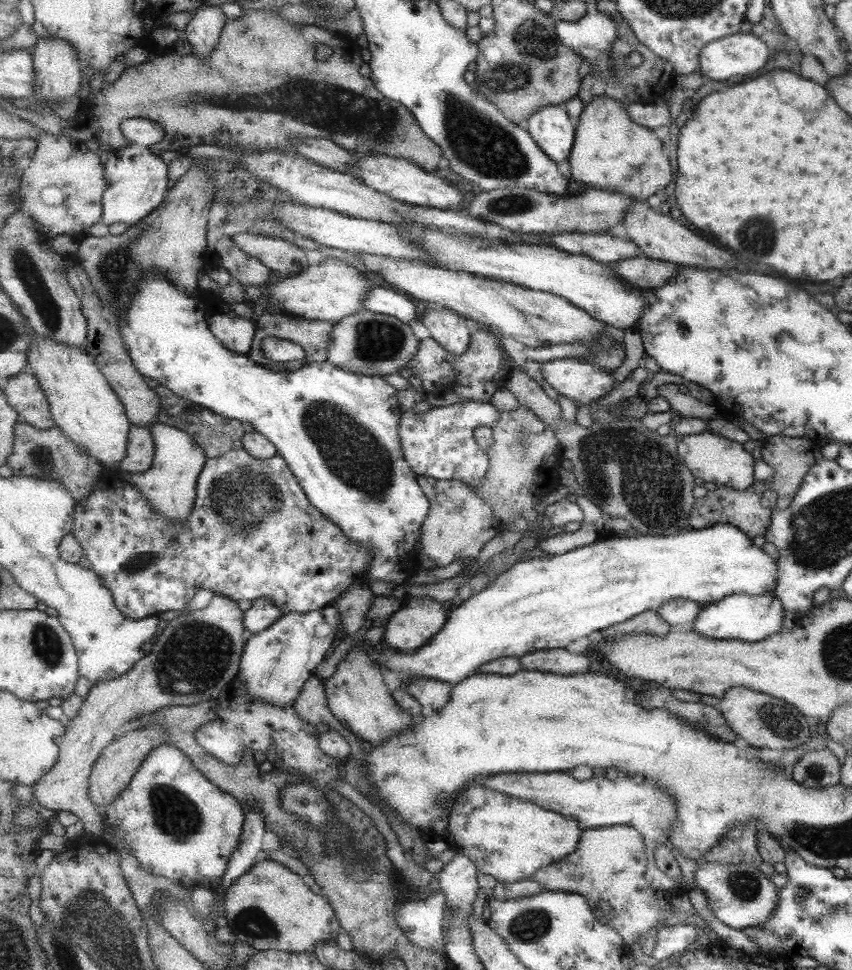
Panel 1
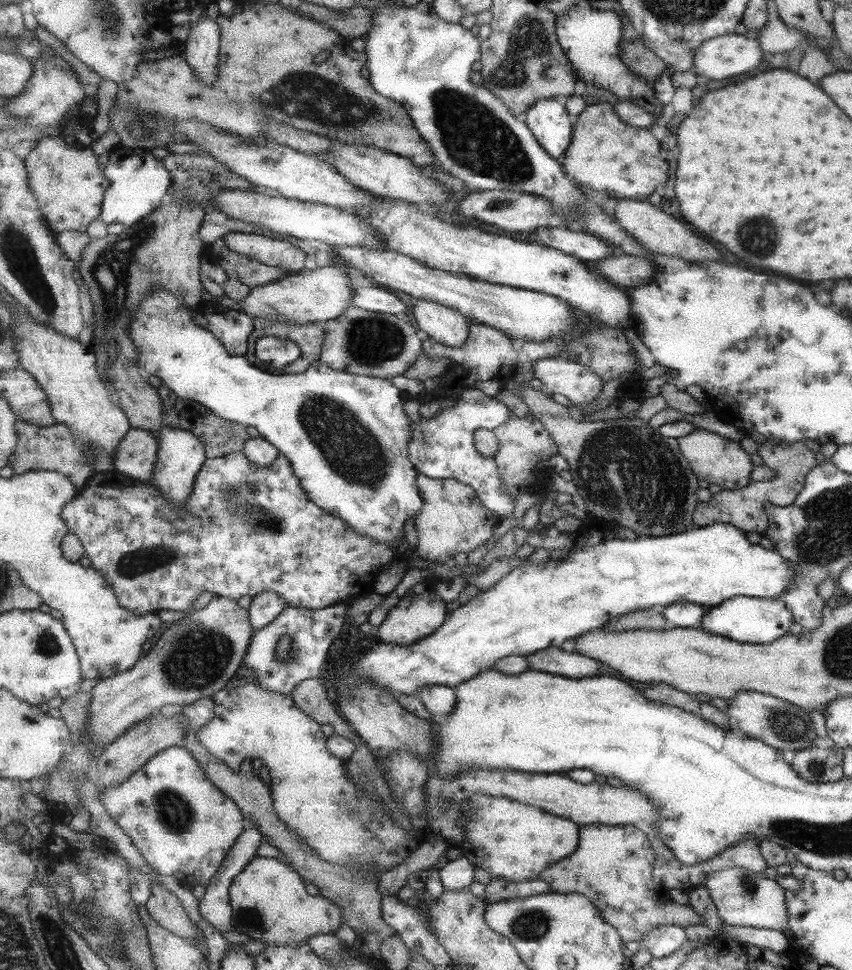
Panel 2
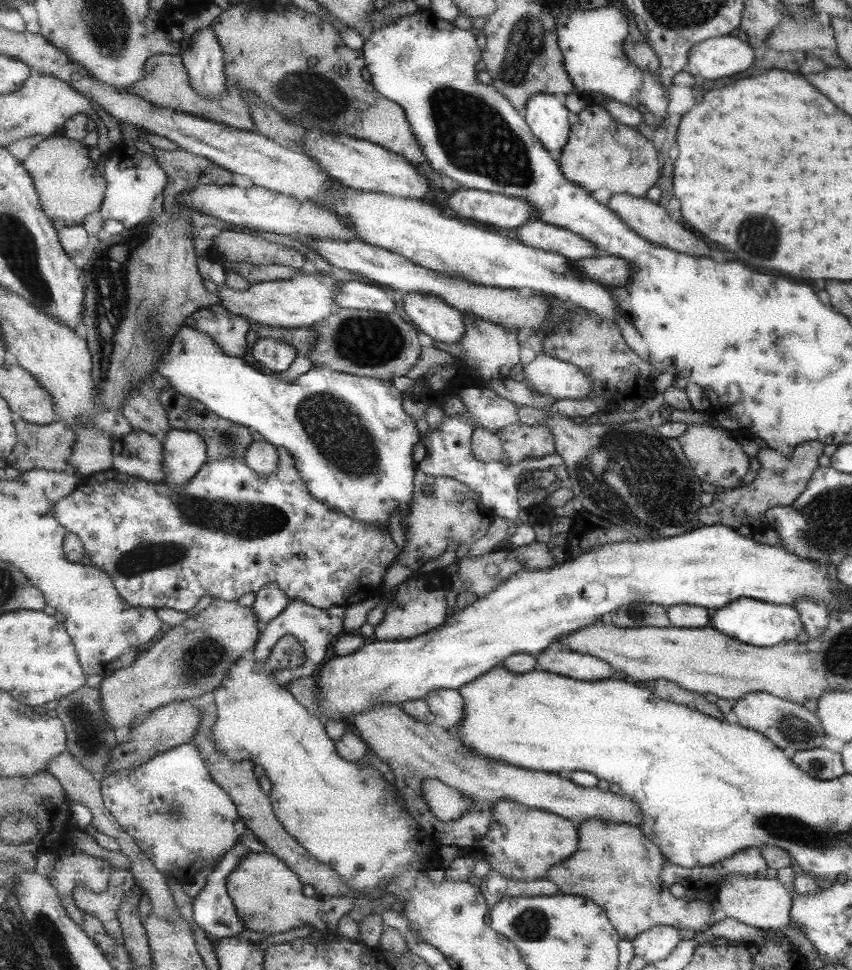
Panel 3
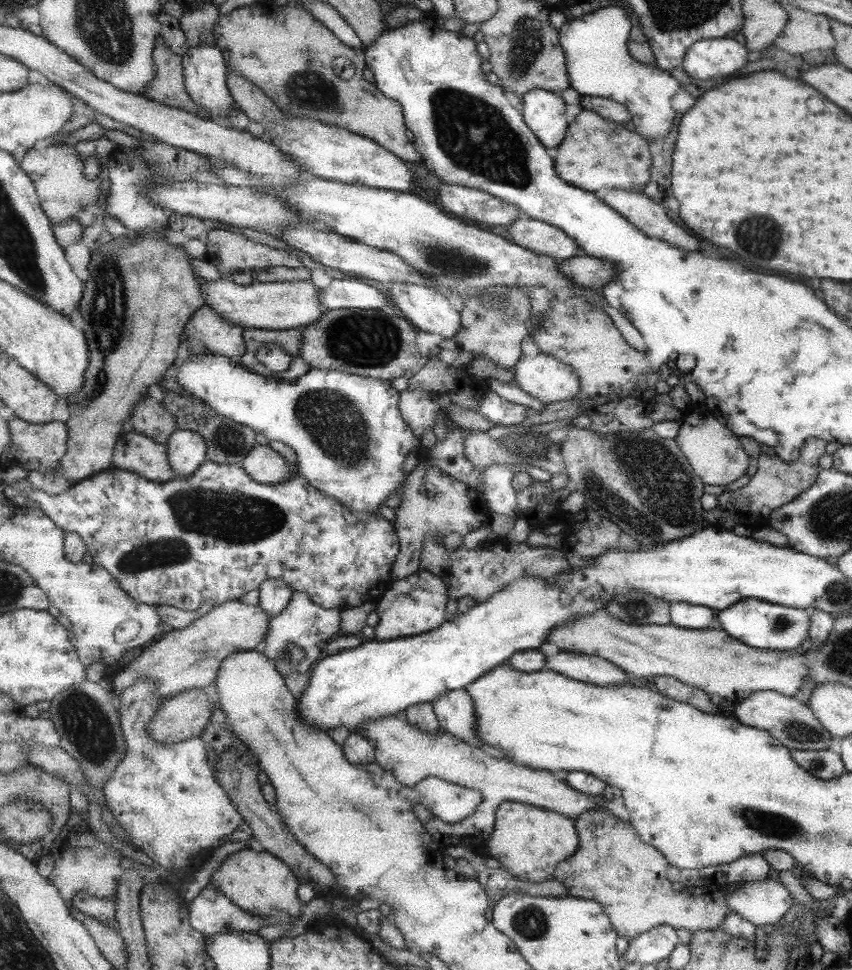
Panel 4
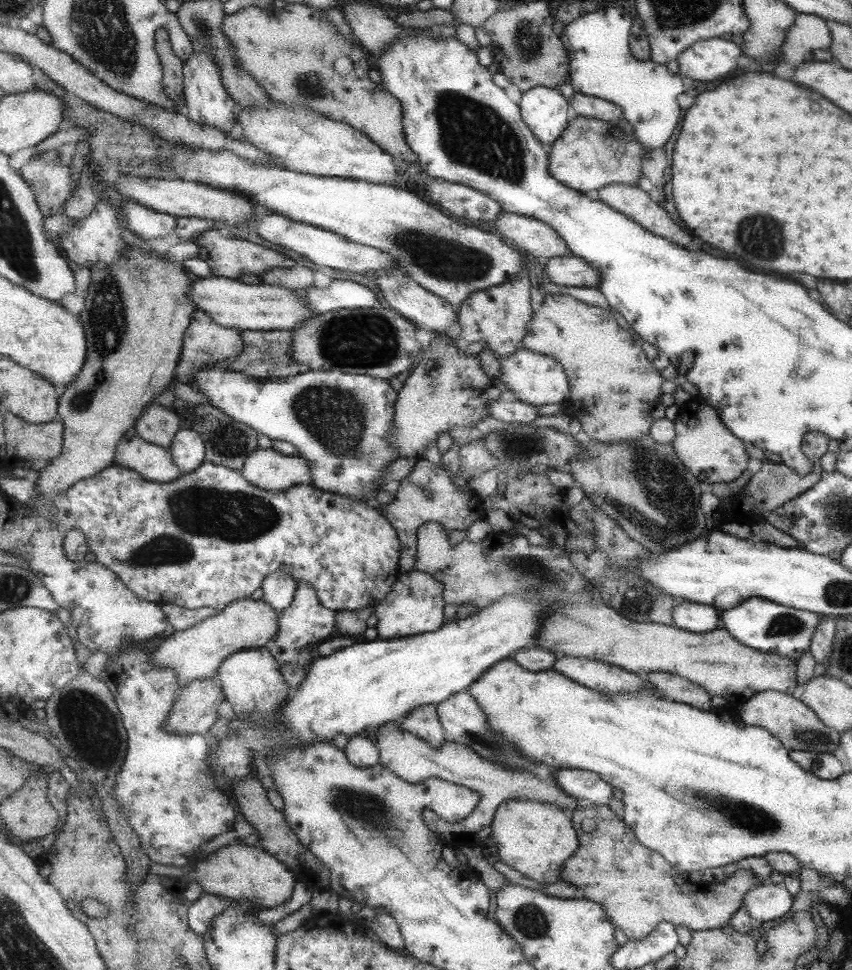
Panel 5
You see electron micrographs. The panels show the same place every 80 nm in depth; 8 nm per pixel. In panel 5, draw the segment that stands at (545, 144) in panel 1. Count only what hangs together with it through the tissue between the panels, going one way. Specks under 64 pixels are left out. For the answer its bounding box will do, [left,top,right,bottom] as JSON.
[519,87,570,146]

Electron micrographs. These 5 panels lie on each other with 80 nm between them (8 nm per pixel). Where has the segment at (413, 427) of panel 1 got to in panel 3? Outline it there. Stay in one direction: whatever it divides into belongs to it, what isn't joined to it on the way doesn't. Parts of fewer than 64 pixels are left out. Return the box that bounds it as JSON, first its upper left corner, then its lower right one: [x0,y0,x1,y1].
[414,386,565,521]

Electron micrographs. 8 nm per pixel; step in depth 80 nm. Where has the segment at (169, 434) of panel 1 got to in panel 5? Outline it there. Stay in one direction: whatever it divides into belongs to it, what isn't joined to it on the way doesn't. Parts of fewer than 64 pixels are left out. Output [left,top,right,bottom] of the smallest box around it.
[171,428,206,473]

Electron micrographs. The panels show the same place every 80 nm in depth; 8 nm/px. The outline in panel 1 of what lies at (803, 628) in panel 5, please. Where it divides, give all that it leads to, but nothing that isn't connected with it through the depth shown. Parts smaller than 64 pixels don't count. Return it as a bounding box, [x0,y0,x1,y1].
[691,594,782,643]

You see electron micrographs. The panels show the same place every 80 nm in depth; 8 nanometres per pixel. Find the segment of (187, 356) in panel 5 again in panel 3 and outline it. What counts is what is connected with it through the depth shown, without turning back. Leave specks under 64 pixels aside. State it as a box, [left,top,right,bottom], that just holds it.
[186,305,252,358]

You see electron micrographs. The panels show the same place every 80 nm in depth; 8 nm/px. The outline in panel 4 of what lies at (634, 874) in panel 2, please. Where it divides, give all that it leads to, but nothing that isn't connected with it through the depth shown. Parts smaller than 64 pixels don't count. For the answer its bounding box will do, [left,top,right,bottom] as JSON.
[555,809,745,942]

